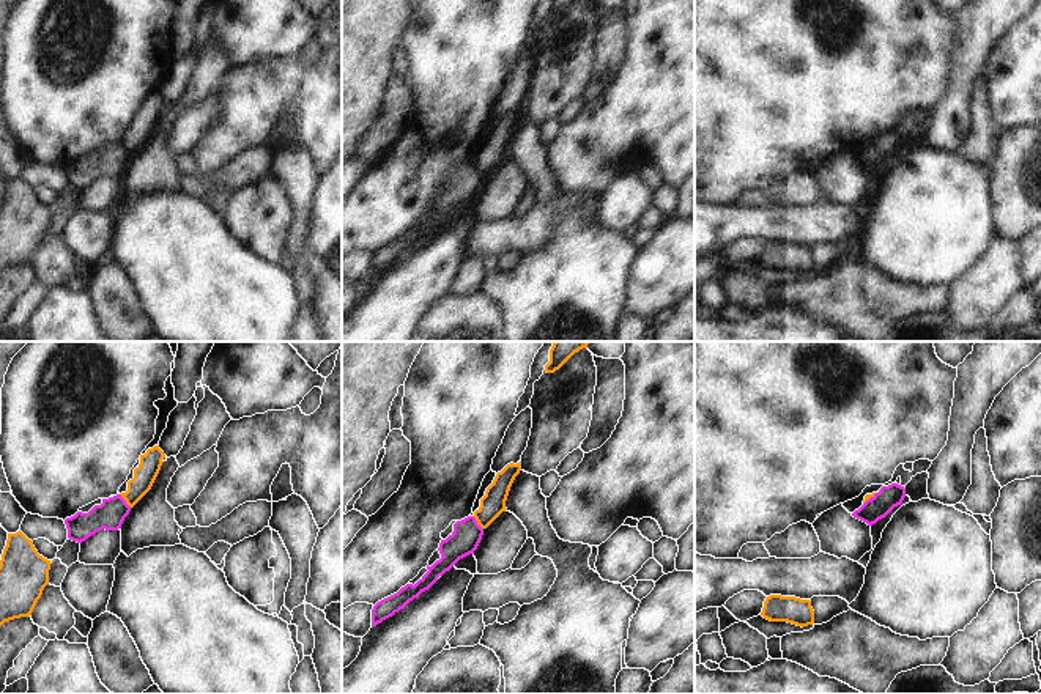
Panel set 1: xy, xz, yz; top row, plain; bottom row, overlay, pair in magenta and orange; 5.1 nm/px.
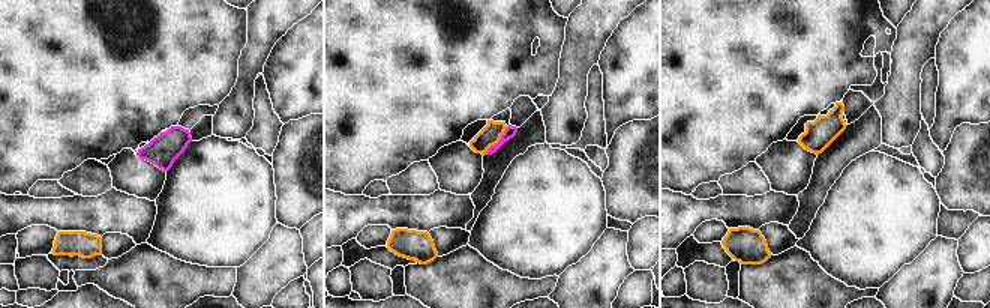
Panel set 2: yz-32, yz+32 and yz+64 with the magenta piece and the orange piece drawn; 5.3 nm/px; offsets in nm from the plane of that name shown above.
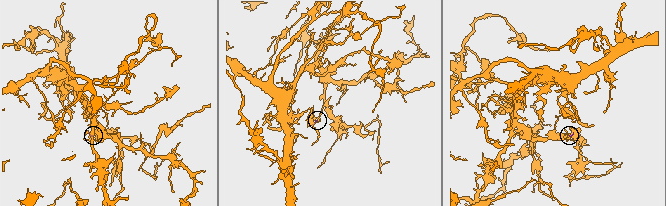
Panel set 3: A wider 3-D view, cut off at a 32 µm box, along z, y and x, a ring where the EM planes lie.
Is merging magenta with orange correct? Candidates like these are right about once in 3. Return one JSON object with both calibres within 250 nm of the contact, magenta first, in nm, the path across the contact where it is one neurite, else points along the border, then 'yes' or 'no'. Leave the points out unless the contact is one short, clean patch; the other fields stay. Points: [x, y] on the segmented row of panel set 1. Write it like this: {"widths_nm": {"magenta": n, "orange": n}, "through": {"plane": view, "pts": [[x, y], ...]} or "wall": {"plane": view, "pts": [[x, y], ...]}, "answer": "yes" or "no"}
{"widths_nm": {"magenta": 150, "orange": 110}, "wall": {"plane": "xy", "pts": [[120, 494], [131, 507]]}, "answer": "no"}

